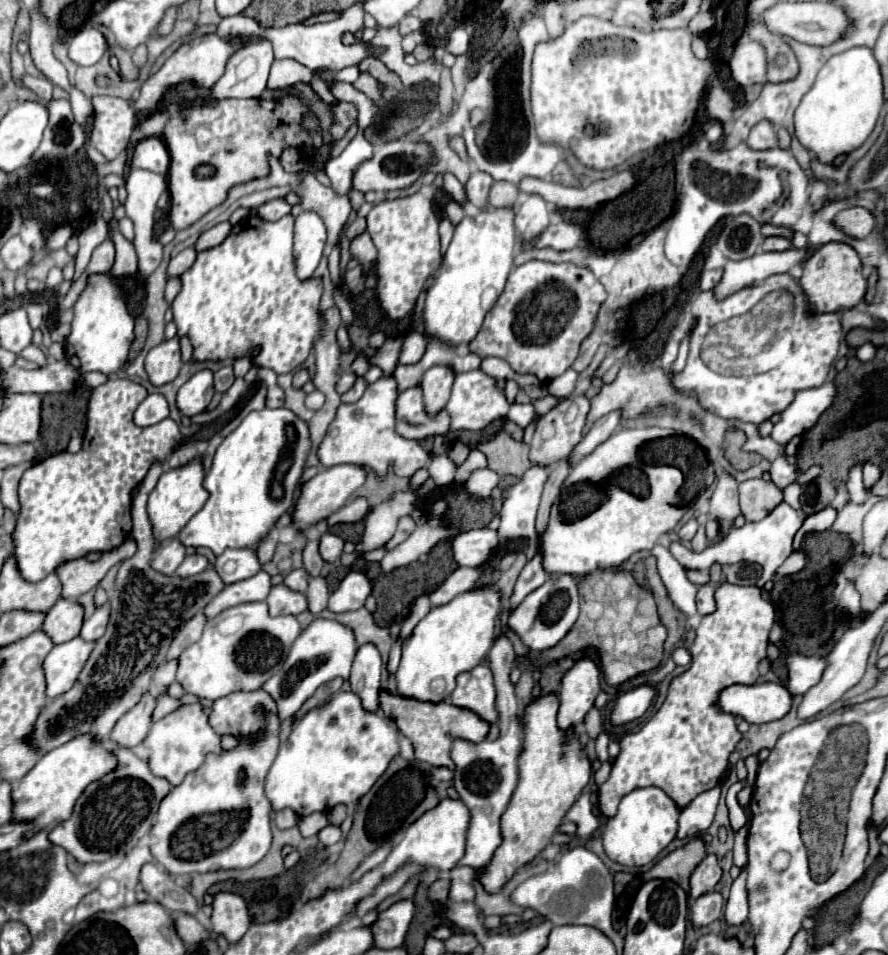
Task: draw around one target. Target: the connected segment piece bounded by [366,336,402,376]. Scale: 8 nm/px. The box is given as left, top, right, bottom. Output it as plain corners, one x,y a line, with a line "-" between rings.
388,338
384,342
384,346
372,354
372,356
366,356
366,360
374,366
380,366
384,376
392,376
394,374
394,368
398,366
398,354
400,354
400,348
402,348
402,338

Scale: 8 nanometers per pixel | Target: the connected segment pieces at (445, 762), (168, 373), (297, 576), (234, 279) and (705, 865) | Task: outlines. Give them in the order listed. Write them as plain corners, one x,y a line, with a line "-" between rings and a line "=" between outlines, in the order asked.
382,688
380,692
380,710
398,724
400,732
412,740
414,754
418,760
428,762
432,766
446,766
454,770
454,762
450,758
450,746
454,738
470,740
470,742
482,742
490,732
490,722
482,720
478,714
474,714
468,708
460,708
448,702
420,702
406,696
394,696
388,690
=
180,338
164,340
154,346
146,356
146,372
154,386
162,386
172,382
182,368
180,358
=
298,568
298,570
292,570
286,578
284,578
284,584
296,592
306,592
308,588
308,572
=
290,214
280,218
278,222
260,222
260,226
254,226
254,220
256,218
248,220
250,230
232,230
230,236
220,246
200,252
194,266
182,274
182,290
176,296
176,300
172,302
174,324
178,328
178,336
190,338
190,342
194,346
194,360
224,360
224,358
232,358
232,356
242,358
242,356
250,356
250,348
260,346
262,352
252,358
254,364
264,366
264,368
272,368
276,374
284,374
284,372
292,372
294,368
298,368
308,358
310,348
322,330
322,320
318,314
318,304
320,304
320,296
322,296
322,282
318,278
310,278
310,280
302,282
296,276
296,264
294,264
294,256
292,256
292,224
294,224
294,218
=
706,854
690,876
690,898
698,898
714,890
714,886
720,882
720,876
722,876
722,868
718,866
716,856

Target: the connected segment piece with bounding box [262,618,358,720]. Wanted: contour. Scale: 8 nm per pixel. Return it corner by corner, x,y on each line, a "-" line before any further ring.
316,618
310,622
310,626
306,630
302,630
298,640
294,640
292,650
286,658
286,664
282,666
282,670
278,674
274,674
262,686
262,690
266,690
274,698
280,718
286,720
298,712
298,708
316,692
318,686
334,680
336,676
348,680
356,650
358,650
358,644
354,640
352,628
348,628
346,624
342,624
338,620

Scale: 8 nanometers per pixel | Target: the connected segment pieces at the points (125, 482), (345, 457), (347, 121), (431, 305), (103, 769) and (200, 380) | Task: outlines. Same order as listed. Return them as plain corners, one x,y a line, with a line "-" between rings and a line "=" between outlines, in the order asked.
128,378
108,380
106,384
94,388
88,404
88,422
84,432
82,450
76,454
60,452
48,456
46,460
28,468
20,480
20,504
22,512
18,516
14,538
14,556
18,568
28,582
38,582
54,572
62,562
82,558
90,552
108,552
118,548
132,532
132,492
144,480
154,462
164,462
182,438
178,424
168,418
148,428
140,428
132,422
132,414
138,404
148,396
148,390
=
380,378
374,384
368,384
364,396
356,404
340,404
336,418
332,420
326,438
318,446
318,458
324,466
336,464
360,464
368,470
376,470
378,476
384,476
388,466
398,466
398,476
412,476
418,468
428,466
428,452
416,442
406,440
394,430
394,412
396,412
398,388
394,378
=
336,102
330,106
332,110
332,126
330,126
330,136
332,144
342,140
348,128
358,120
358,108
348,102
=
514,206
482,210
474,218
464,216
454,228
440,274
436,276
434,286
428,290
424,304
424,336
436,336
446,344
458,346
462,342
470,342
480,332
482,320
502,294
514,262
514,250
518,244
514,216
=
74,736
74,740
68,740
66,744
46,752
20,780
18,788
12,790
14,820
34,820
34,828
26,834
26,838
50,828
54,822
68,820
78,796
86,790
86,786
106,776
106,772
112,772
116,764
116,756
104,748
102,740
96,740
94,736
=
200,370
196,372
180,390
178,390
178,408
184,416
194,416
206,410
214,396
214,372

